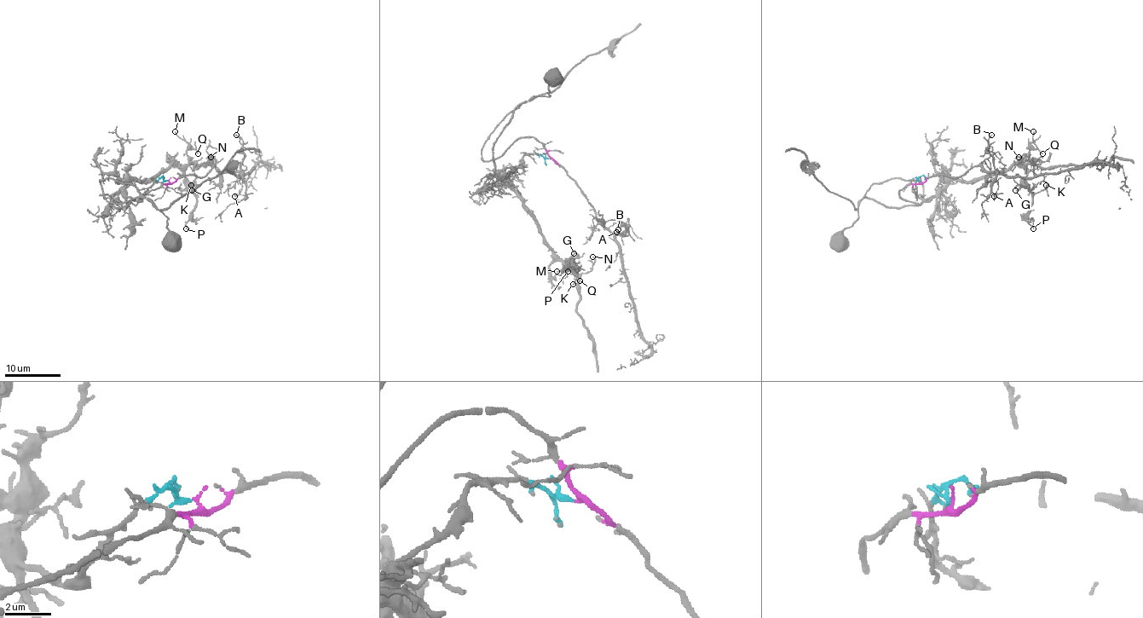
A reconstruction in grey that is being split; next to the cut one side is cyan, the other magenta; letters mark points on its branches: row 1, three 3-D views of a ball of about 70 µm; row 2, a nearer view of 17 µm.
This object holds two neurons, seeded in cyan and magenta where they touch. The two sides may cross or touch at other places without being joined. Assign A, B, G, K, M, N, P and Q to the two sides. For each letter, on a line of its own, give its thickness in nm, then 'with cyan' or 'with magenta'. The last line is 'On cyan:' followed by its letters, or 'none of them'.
A: 160 nm | with magenta
B: 120 nm | with magenta
G: 180 nm | with cyan
K: 160 nm | with cyan
M: 130 nm | with cyan
N: 120 nm | with cyan
P: 150 nm | with cyan
Q: 110 nm | with cyan
On cyan: G, K, M, N, P, Q

